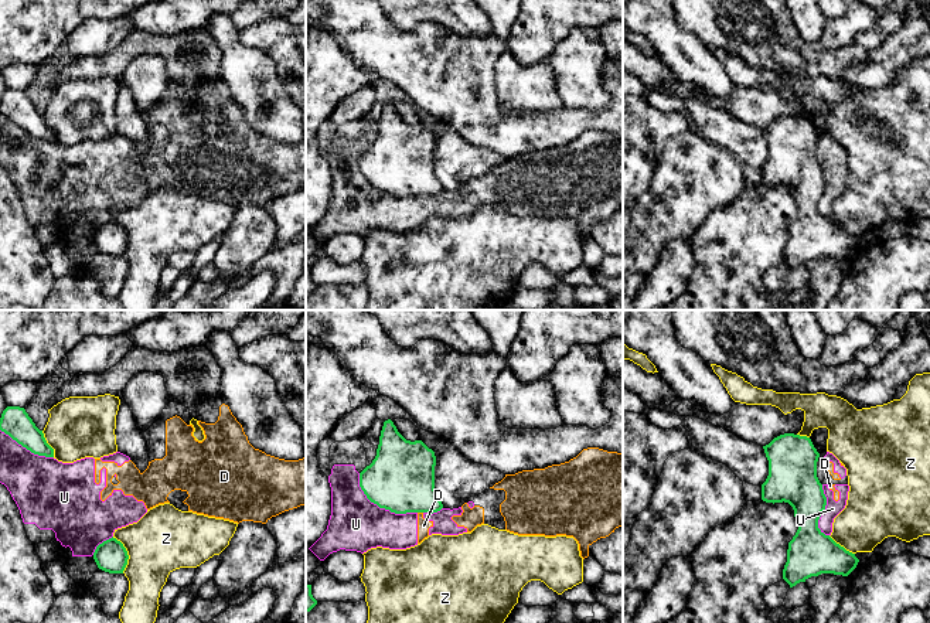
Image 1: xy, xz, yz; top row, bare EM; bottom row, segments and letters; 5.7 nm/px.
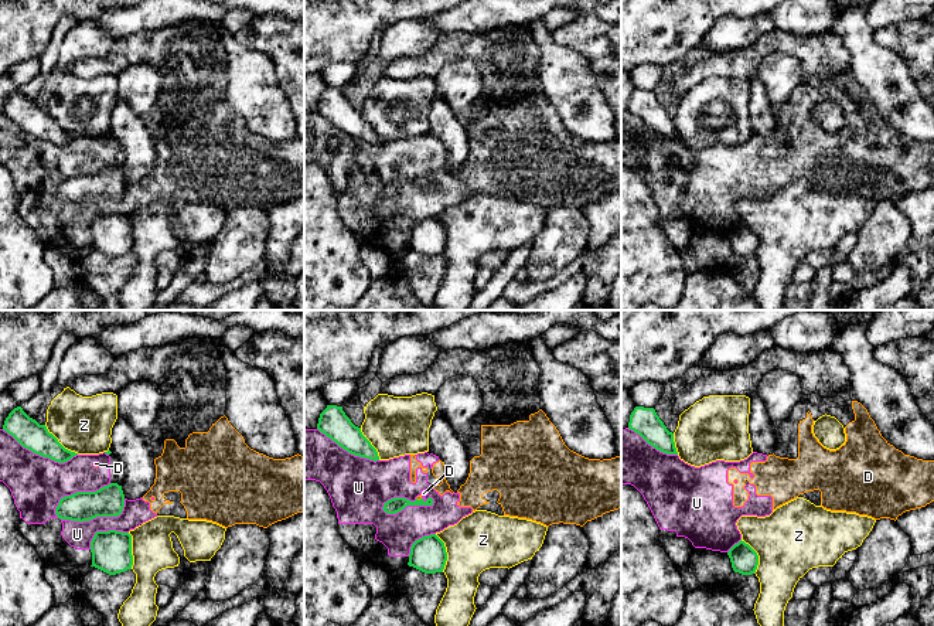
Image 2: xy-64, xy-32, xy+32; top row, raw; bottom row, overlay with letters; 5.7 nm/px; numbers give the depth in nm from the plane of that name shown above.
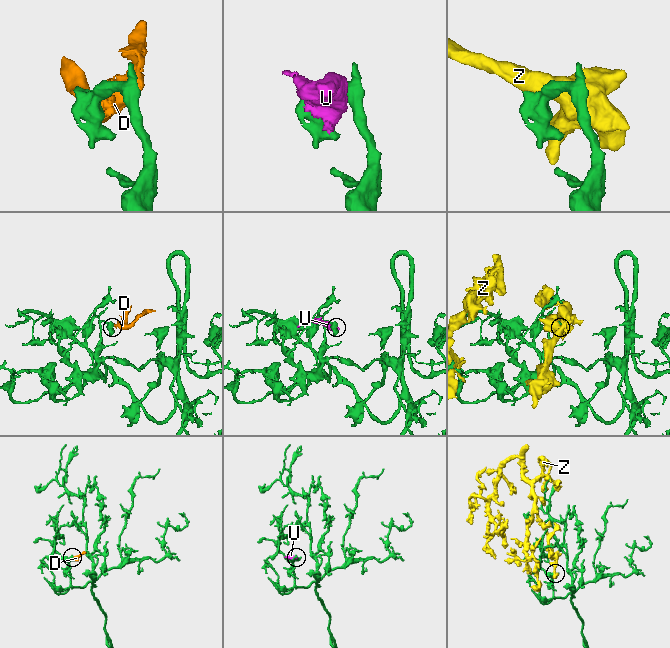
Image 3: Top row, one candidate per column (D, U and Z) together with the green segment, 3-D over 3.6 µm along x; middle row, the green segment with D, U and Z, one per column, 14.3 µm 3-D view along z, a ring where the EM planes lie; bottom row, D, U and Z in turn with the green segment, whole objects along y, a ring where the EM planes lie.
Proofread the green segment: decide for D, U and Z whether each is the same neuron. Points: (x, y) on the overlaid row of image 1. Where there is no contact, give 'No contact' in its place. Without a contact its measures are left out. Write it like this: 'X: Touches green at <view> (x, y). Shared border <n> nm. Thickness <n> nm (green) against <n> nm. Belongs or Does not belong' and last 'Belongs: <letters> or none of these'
D: Touches green at xz (421, 511). Shared border 30 nm. Thickness 380 nm (green) against 70 nm. Does not belong
U: Touches green at xz (380, 507). Shared border 400 nm. Thickness 380 nm (green) against 300 nm. Does not belong
Z: Touches green at xy (126, 554). Shared border 220 nm. Thickness 180 nm (green) against 360 nm. Does not belong
Belongs: none of these

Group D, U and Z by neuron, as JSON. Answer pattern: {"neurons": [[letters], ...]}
{"neurons": [["D", "U"], ["Z"]]}

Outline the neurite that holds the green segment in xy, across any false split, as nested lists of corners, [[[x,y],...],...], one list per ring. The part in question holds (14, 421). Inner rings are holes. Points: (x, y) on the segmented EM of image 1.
[[[7,406],[0,418],[0,430],[34,455],[54,457],[54,449],[47,443],[24,408]]]

